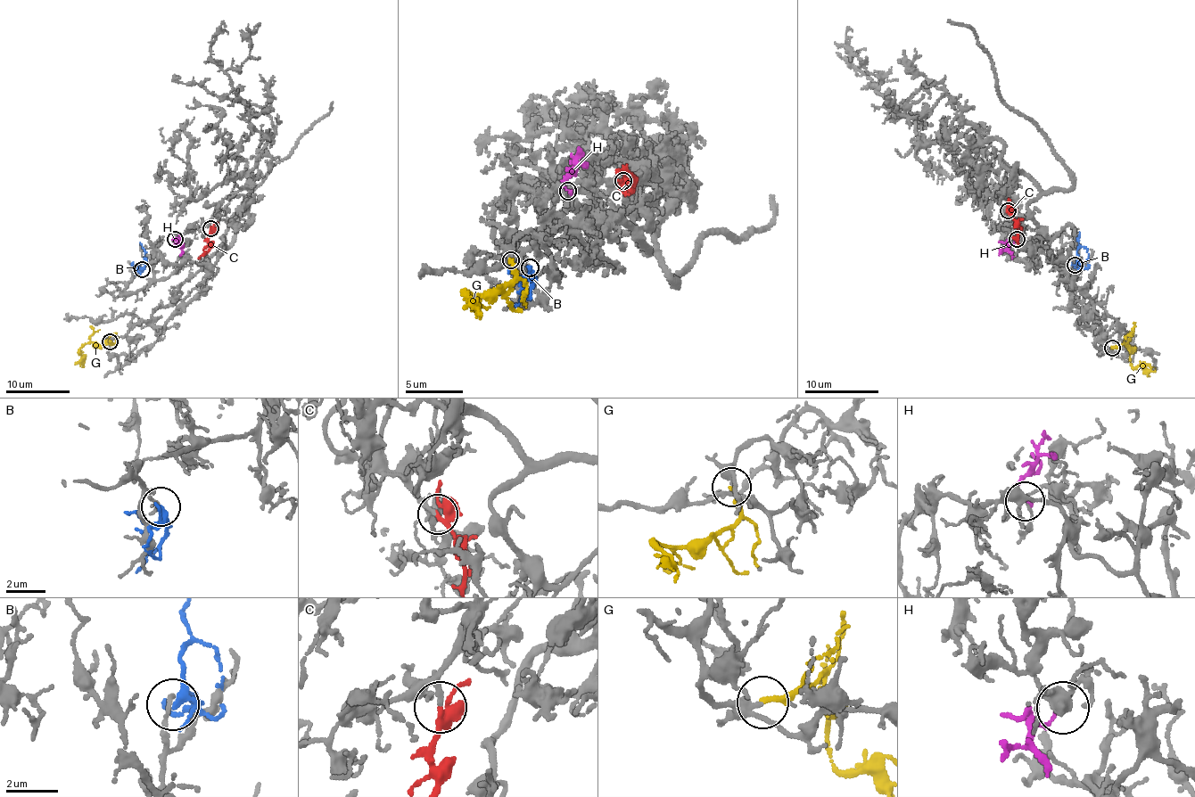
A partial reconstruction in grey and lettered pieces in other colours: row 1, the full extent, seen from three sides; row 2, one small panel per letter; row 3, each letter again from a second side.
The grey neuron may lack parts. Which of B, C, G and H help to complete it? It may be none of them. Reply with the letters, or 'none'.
C, G

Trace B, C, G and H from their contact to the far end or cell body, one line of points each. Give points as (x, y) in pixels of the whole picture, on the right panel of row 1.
B: (1074, 265), (1079, 232)
C: (1008, 210), (1017, 229), (1016, 238), (1020, 246)
G: (1111, 349), (1125, 346), (1130, 352), (1132, 365), (1156, 369)
H: (1017, 239), (1008, 243), (1012, 258)

